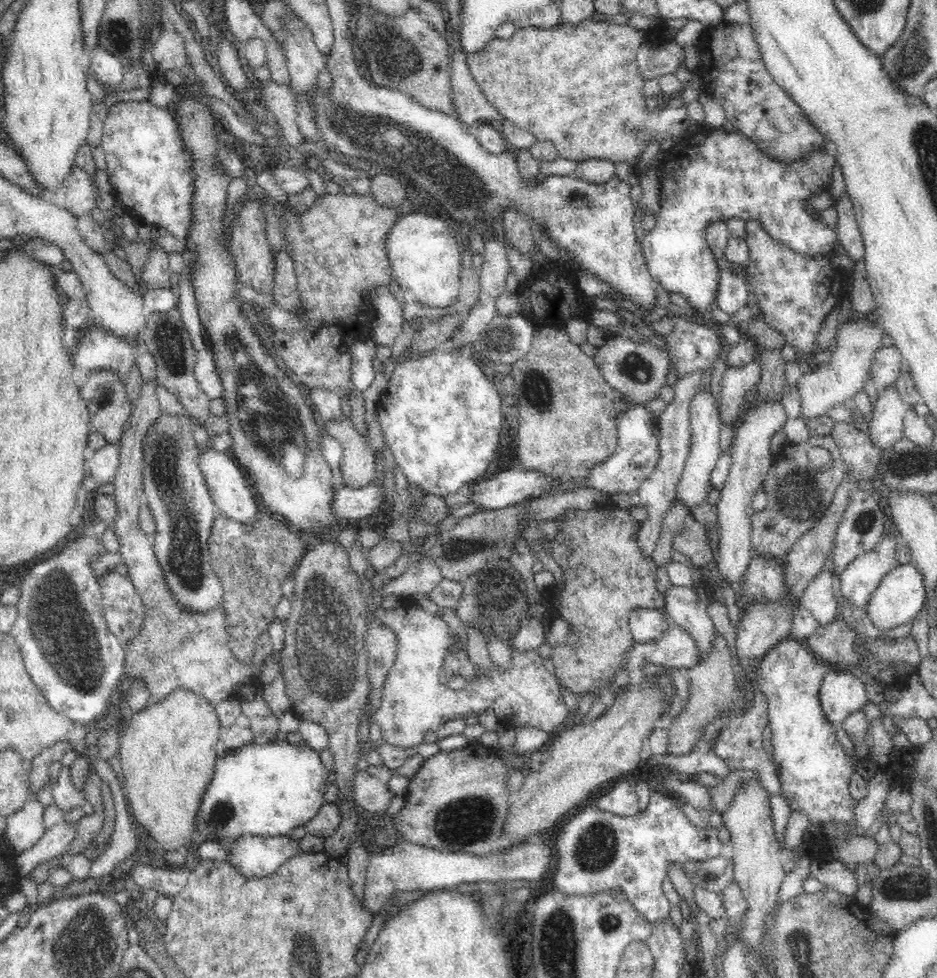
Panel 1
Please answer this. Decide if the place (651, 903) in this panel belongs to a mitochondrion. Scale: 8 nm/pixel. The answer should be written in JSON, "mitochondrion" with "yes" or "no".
{"mitochondrion":"no"}

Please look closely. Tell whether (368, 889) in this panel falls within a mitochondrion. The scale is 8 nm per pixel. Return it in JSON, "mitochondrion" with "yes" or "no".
{"mitochondrion":"no"}

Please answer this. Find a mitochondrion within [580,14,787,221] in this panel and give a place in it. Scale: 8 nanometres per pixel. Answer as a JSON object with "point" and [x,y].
{"point":[654,41]}

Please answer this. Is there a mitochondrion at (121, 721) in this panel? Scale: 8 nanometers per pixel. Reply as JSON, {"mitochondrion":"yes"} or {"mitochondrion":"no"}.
{"mitochondrion":"no"}

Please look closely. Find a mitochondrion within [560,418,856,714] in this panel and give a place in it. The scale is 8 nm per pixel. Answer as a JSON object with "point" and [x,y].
{"point":[796,493]}

